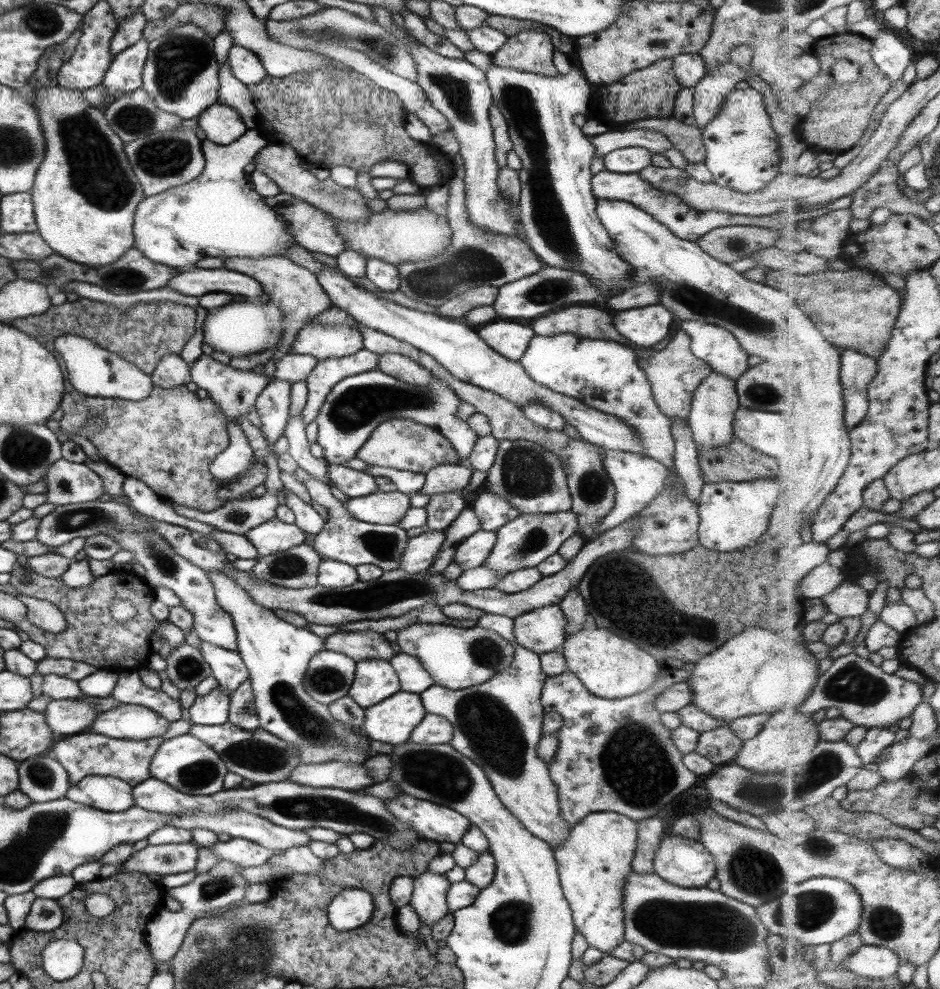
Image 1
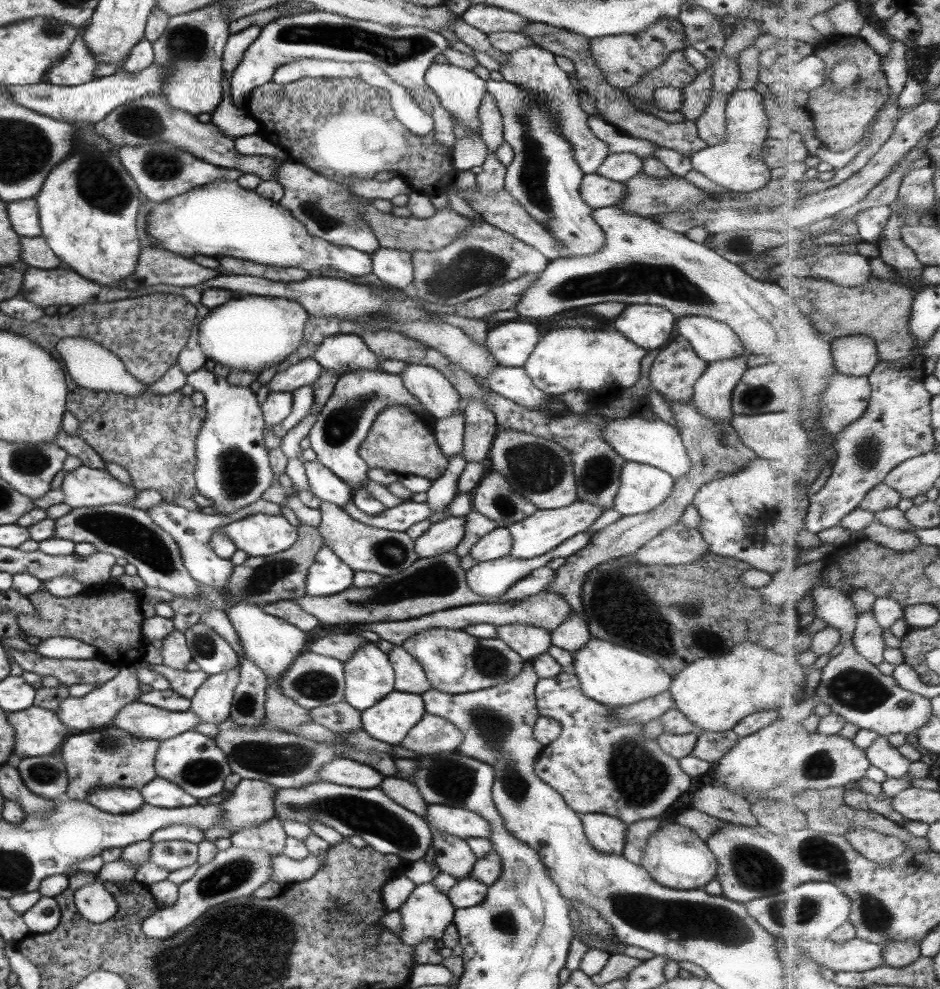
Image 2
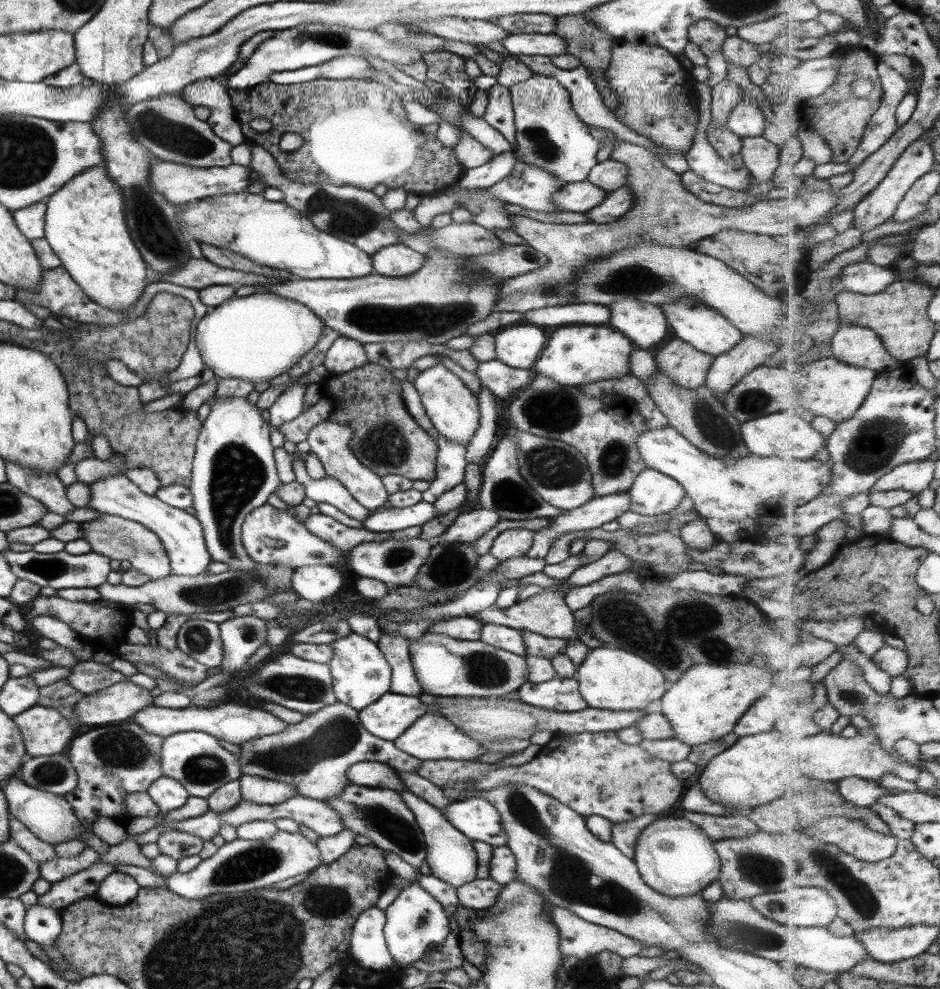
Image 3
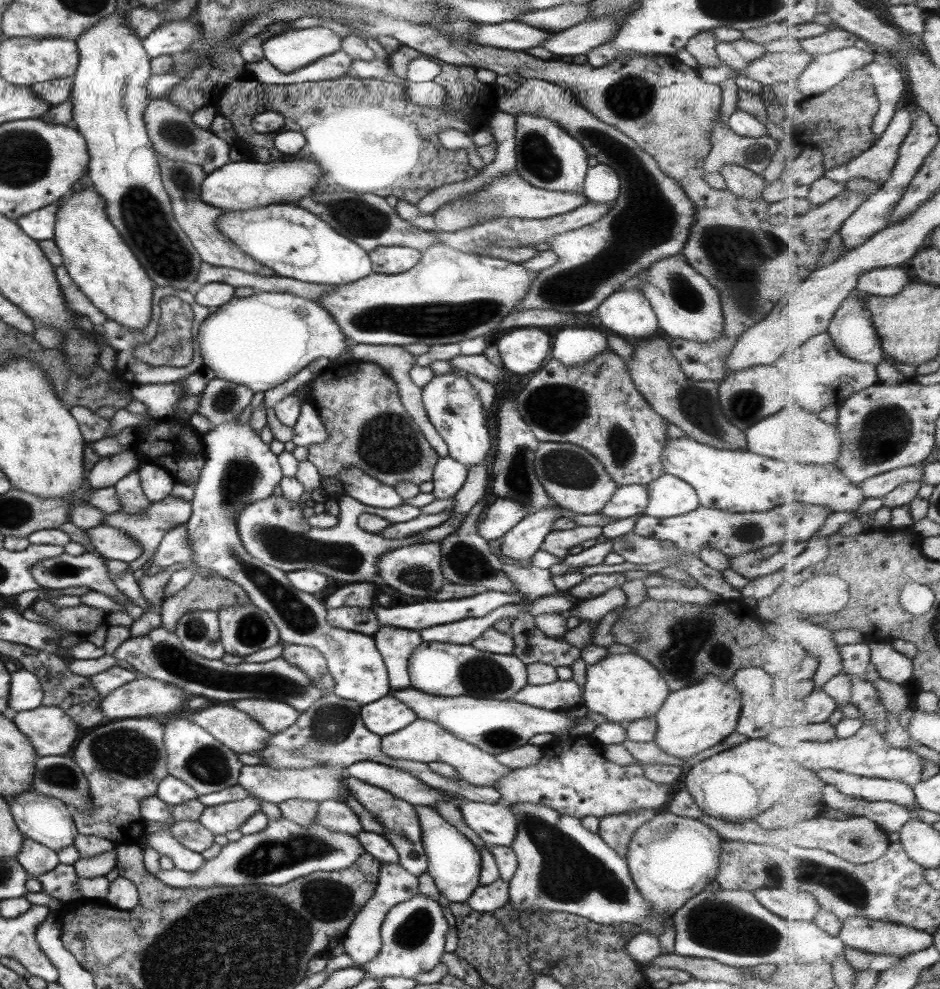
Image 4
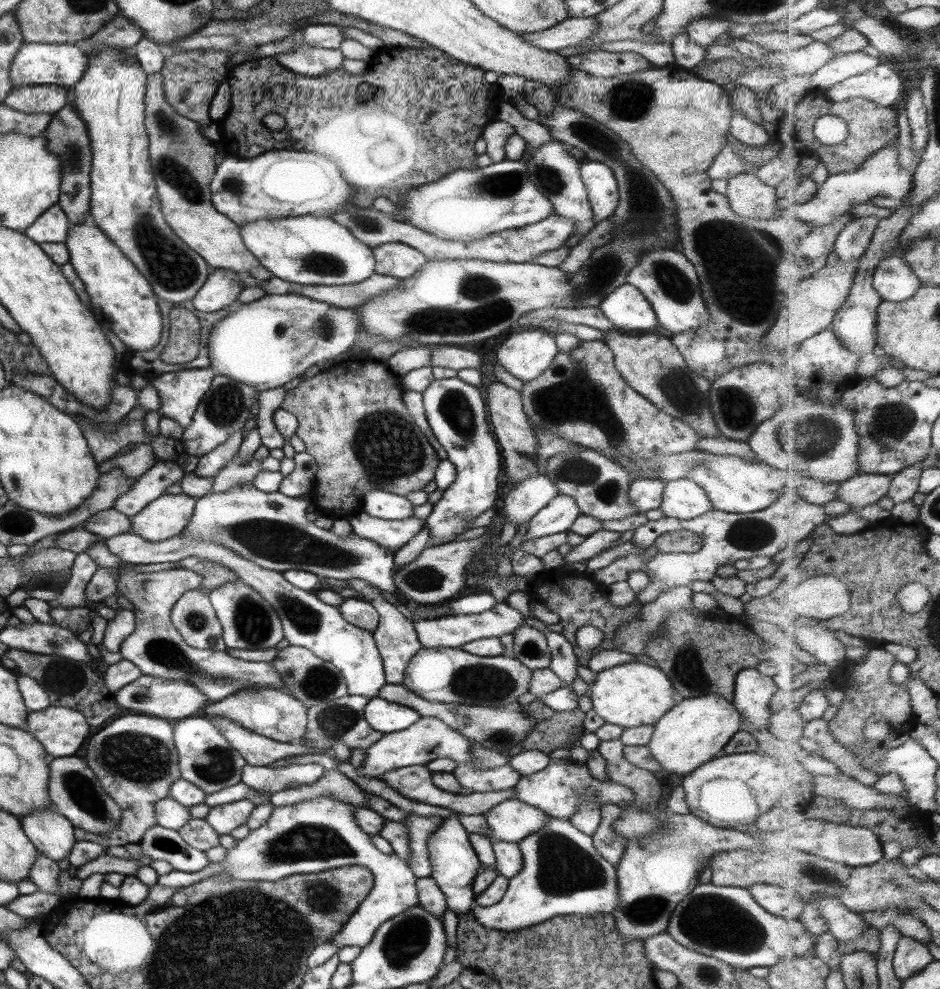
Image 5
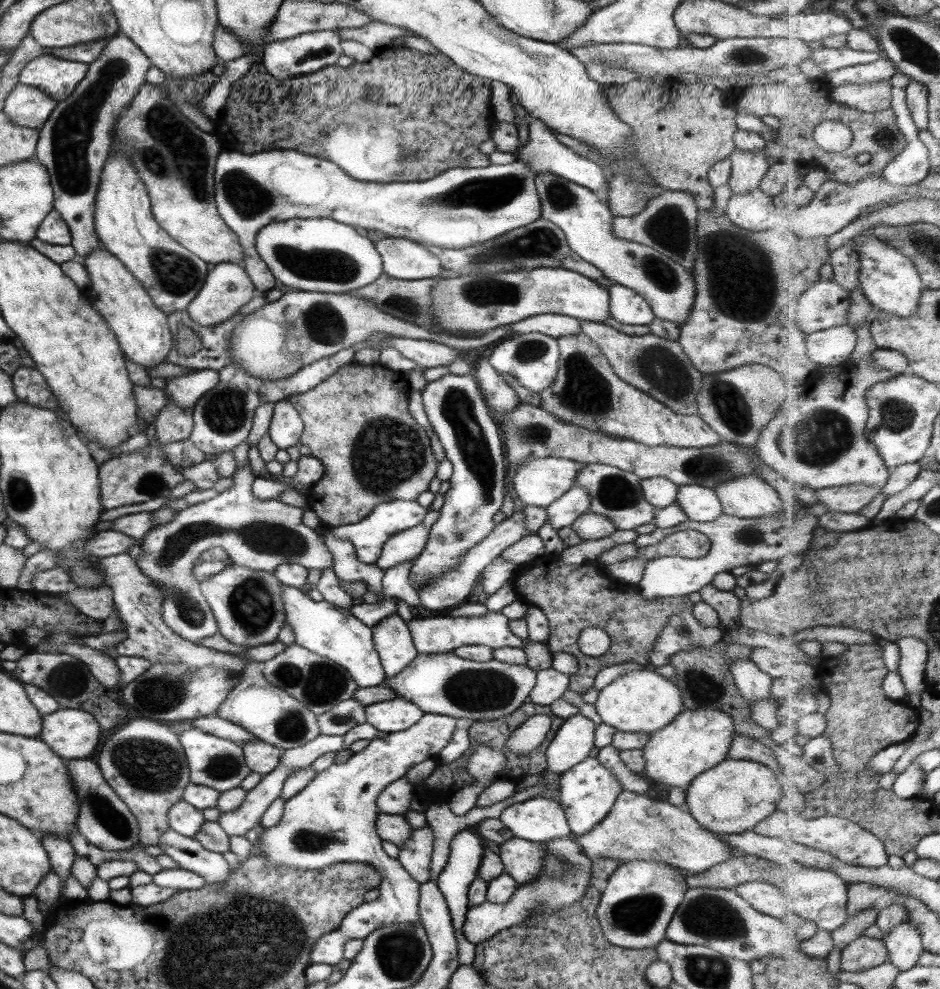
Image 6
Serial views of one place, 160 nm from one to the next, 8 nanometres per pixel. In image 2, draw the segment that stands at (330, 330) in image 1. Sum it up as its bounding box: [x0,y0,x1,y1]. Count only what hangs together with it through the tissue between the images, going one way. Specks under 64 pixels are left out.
[312,334,381,375]

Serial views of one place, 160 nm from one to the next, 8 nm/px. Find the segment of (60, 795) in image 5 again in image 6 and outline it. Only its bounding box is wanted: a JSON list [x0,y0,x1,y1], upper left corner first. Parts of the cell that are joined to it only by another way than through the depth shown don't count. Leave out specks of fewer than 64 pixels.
[66,759,139,850]

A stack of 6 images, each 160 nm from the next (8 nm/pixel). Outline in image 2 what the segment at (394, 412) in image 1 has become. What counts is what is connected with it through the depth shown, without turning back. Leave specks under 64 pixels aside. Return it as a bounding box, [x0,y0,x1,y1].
[306,370,465,524]

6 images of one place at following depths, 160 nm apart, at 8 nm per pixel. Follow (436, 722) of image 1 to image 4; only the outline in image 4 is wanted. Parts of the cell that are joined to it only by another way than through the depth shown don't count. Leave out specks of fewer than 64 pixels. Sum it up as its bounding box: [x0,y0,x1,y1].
[379,719,510,787]

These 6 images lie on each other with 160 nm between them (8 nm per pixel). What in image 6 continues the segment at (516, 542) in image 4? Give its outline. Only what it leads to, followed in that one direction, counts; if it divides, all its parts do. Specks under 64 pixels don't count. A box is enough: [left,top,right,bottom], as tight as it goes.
[545,484,590,530]

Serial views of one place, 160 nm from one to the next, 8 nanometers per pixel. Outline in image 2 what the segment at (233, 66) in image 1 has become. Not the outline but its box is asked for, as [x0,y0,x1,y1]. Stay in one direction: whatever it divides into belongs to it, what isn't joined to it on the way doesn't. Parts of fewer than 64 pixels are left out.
[225,10,454,150]

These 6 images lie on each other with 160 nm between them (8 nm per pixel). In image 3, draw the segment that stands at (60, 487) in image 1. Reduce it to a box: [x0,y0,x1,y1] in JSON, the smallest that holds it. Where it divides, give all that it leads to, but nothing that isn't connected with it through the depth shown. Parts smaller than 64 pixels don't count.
[87,474,212,575]

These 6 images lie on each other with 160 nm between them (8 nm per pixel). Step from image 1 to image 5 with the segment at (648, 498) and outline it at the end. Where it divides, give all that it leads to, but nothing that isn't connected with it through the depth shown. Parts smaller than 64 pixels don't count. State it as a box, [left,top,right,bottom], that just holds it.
[659,477,712,520]

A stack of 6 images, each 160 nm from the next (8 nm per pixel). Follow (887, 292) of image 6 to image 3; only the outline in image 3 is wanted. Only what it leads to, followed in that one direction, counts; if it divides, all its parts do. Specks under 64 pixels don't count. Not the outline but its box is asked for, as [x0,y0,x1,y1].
[841,261,896,294]

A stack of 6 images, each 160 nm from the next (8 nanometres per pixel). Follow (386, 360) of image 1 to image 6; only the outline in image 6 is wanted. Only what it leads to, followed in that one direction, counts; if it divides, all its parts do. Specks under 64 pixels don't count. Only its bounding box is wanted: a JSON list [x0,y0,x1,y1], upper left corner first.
[408,373,507,591]

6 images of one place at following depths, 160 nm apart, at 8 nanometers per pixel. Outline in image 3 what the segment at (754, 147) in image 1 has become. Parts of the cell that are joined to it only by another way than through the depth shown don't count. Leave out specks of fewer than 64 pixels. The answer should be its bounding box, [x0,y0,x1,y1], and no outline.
[684,66,767,191]

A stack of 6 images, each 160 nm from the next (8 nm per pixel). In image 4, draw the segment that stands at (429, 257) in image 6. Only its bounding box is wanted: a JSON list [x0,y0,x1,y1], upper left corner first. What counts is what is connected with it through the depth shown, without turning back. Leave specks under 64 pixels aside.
[368,246,420,275]

